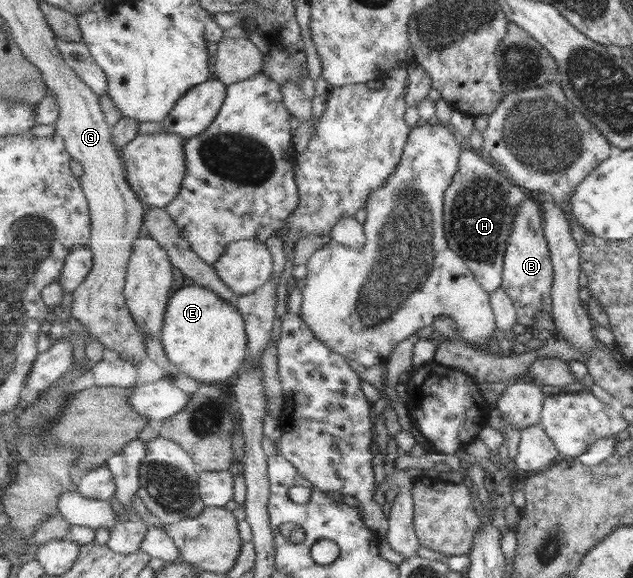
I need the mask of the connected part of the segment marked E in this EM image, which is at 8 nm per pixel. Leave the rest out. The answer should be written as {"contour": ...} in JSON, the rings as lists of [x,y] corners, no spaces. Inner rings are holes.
{"contour":[[[196,284],[182,286],[172,295],[165,312],[164,335],[160,339],[169,360],[177,365],[182,373],[201,384],[230,386],[249,358],[249,337],[241,312],[229,300]]]}

